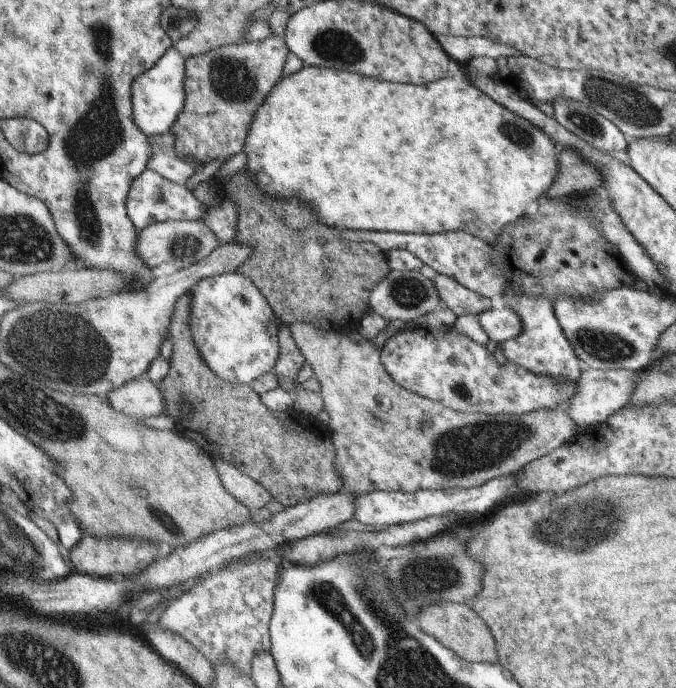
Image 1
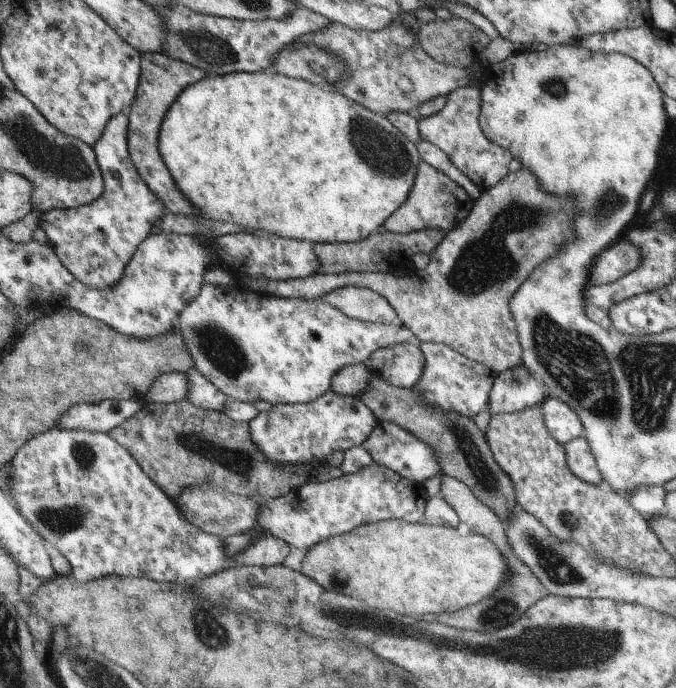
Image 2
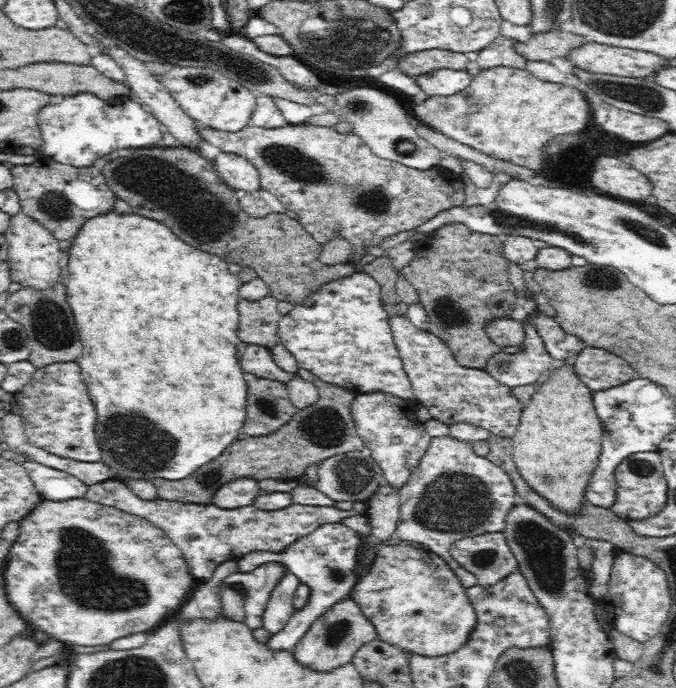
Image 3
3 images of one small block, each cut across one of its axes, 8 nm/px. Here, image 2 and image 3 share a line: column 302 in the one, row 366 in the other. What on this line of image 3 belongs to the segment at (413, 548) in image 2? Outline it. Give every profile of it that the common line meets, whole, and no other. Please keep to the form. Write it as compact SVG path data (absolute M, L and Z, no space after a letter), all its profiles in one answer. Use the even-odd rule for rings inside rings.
M571 360L559 363L558 368L547 376L546 381L535 390L532 398L525 404L520 424L514 436L510 438L513 441L511 458L531 490L550 502L550 506L556 511L572 517L580 515L582 506L588 503L585 490L589 486L590 477L597 467L601 453L602 423L595 414L591 392L592 390L583 386L575 376Z

